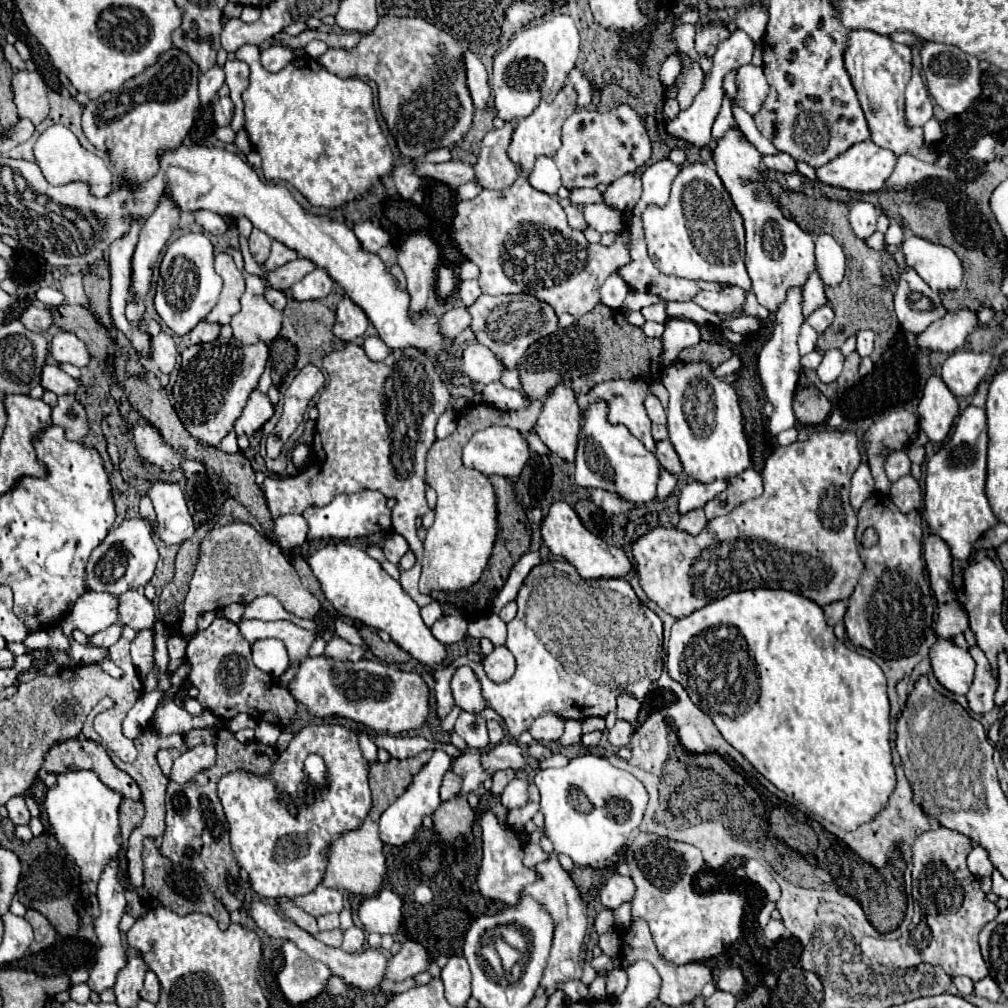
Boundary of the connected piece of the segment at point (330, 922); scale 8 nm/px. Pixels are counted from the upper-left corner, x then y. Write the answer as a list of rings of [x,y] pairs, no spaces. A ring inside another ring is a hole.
[[[330,913],[330,915],[322,915],[318,917],[318,929],[320,931],[328,931],[328,929],[338,929],[338,913]]]

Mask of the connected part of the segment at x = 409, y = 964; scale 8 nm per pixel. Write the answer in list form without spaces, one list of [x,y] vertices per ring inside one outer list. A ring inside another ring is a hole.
[[[406,941],[402,945],[400,953],[390,957],[384,979],[400,983],[400,981],[404,981],[408,977],[414,977],[414,975],[426,971],[428,965],[430,965],[430,959],[426,955],[426,949],[420,943]]]

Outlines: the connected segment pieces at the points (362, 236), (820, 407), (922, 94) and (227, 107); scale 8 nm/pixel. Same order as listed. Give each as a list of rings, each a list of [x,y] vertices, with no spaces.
[[[370,221],[355,223],[353,231],[361,246],[367,251],[377,253],[382,247],[391,244],[390,235],[380,225],[374,225]]]
[[[816,387],[800,389],[794,397],[794,415],[802,425],[822,425],[830,409],[830,401]]]
[[[912,65],[912,79],[906,85],[906,121],[910,127],[922,127],[932,115],[932,101],[924,87],[922,73]]]
[[[218,97],[214,101],[214,121],[218,127],[230,125],[234,115],[234,103],[230,101],[230,97]]]

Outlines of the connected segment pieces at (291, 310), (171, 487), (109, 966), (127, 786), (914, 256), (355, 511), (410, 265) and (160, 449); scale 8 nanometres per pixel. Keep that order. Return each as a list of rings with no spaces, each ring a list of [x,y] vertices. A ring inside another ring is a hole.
[[[288,297],[288,305],[284,309],[284,323],[282,323],[282,331],[280,335],[286,337],[288,341],[294,341],[298,347],[298,363],[294,370],[290,371],[285,380],[279,387],[279,392],[285,392],[286,388],[304,365],[322,366],[322,359],[330,351],[340,351],[348,345],[348,341],[338,339],[332,329],[336,323],[336,313],[332,309],[328,309],[326,305],[322,305],[320,301],[296,301],[292,297]]]
[[[148,481],[148,497],[152,499],[156,519],[158,519],[158,537],[172,545],[182,543],[194,535],[194,521],[188,513],[184,487],[182,483],[168,483],[168,481]]]
[[[118,859],[110,861],[98,881],[98,901],[100,901],[100,915],[94,919],[94,933],[98,937],[98,949],[96,949],[96,963],[92,967],[88,985],[92,991],[102,993],[106,989],[112,989],[116,983],[116,975],[120,969],[126,967],[126,951],[122,945],[118,923],[122,915],[126,913],[126,899],[124,899],[124,881],[120,877],[120,865]]]
[[[82,737],[54,745],[54,747],[48,751],[46,759],[44,759],[44,769],[46,769],[48,773],[54,773],[54,775],[62,775],[62,773],[66,773],[66,771],[88,769],[88,771],[94,771],[106,787],[118,791],[122,797],[132,799],[132,801],[138,801],[138,799],[140,799],[140,789],[138,789],[138,785],[134,783],[134,779],[130,779],[130,775],[126,775],[124,771],[120,771],[120,769],[112,763],[112,759],[108,757],[106,749],[104,749],[100,743],[94,743],[94,741],[88,741],[88,739],[82,739]]]
[[[910,235],[902,245],[906,261],[930,285],[932,291],[954,291],[962,283],[962,265],[948,247]]]
[[[360,491],[360,493],[352,493],[352,495],[336,495],[324,507],[310,505],[304,511],[304,519],[310,523],[308,539],[356,539],[356,537],[374,535],[378,531],[388,531],[392,525],[386,497],[378,491]]]
[[[426,233],[408,235],[398,249],[398,265],[406,277],[412,319],[424,313],[428,295],[434,289],[434,263],[440,263],[438,245]]]
[[[148,423],[144,425],[134,425],[134,441],[138,445],[138,453],[142,459],[146,459],[148,463],[158,465],[164,471],[174,471],[174,469],[182,469],[184,473],[206,472],[207,467],[201,462],[194,460],[180,459],[176,455],[176,451],[164,443],[162,435],[158,431],[154,431],[154,427],[150,427]]]

